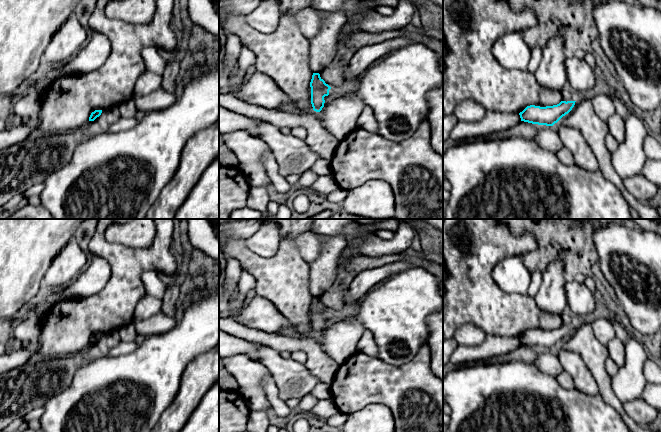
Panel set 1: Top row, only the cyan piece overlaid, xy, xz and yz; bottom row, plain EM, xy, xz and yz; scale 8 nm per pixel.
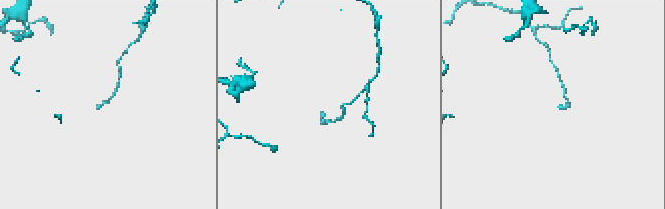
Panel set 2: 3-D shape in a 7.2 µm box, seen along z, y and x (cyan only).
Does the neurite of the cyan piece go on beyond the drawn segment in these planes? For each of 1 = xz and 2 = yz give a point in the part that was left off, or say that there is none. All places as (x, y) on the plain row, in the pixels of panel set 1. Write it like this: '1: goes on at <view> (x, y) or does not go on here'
1: does not go on here
2: does not go on here

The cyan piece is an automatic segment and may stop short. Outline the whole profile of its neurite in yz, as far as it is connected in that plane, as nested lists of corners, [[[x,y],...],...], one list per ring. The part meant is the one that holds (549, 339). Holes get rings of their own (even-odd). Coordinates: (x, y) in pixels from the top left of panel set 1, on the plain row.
[[[561,325],[557,329],[540,331],[535,329],[527,330],[519,337],[521,345],[553,350],[563,340],[568,338],[574,331],[576,325]]]

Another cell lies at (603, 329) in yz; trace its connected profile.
[[[604,314],[595,315],[591,320],[591,327],[594,336],[605,346],[616,337],[612,322]]]

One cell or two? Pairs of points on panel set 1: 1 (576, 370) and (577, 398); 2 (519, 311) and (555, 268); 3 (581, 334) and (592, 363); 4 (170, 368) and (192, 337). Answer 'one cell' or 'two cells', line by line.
1: two cells
2: two cells
3: one cell
4: one cell

